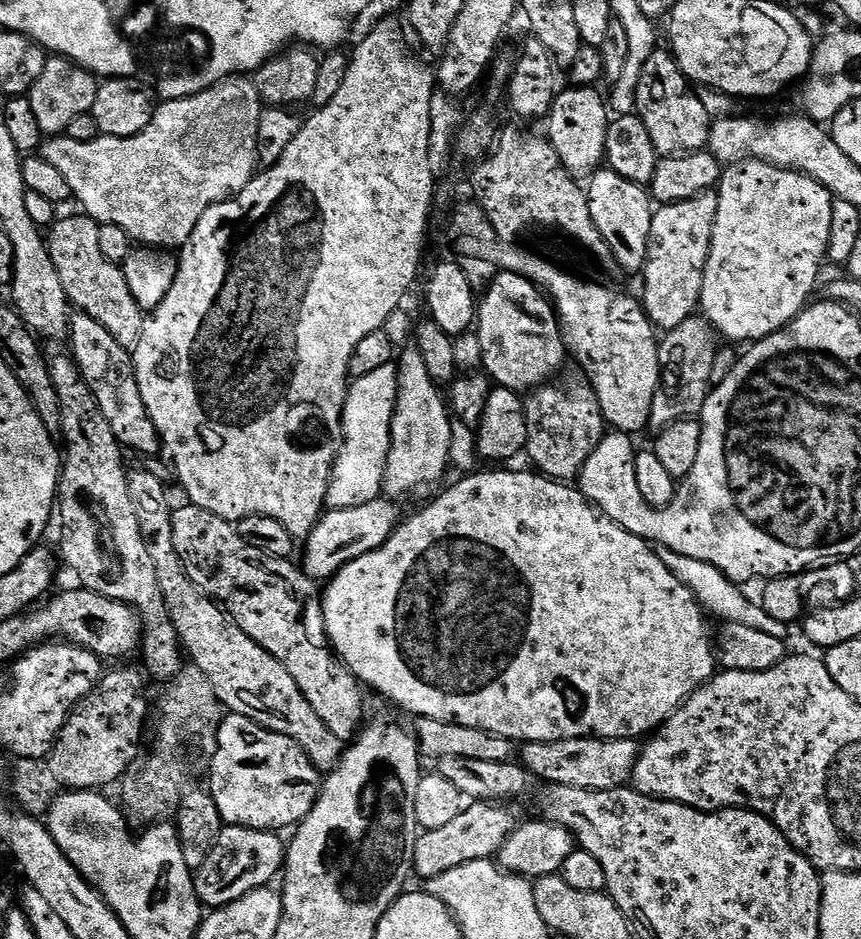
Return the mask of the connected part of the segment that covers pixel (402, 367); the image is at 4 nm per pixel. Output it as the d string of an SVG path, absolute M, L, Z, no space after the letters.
M408 346L399 353L396 366L396 405L392 411L390 426L390 450L384 471L383 495L388 498L401 498L424 488L427 484L436 484L444 476L448 468L448 455L452 452L452 428L454 420L446 403L445 393L441 385L426 371L422 354L414 346Z

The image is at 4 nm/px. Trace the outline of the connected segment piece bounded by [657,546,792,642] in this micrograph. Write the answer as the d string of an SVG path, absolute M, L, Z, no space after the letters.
M658 546L657 552L660 561L667 566L683 585L686 585L695 594L704 610L711 615L713 613L722 618L721 620L731 624L749 626L753 627L754 630L765 631L766 634L773 635L774 638L785 642L790 640L789 636L792 628L789 623L776 620L776 618L770 616L757 601L752 602L743 593L744 590L739 585L726 578L716 567L710 566L706 562L700 562L696 558L687 558L687 556L678 554L668 547Z

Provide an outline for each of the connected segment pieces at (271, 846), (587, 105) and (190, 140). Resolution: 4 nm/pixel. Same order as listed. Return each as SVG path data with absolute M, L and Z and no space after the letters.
M236 825L223 827L214 850L207 855L206 862L194 872L195 892L201 905L212 910L223 908L250 894L250 890L269 887L273 883L272 879L281 875L286 859L286 844L280 838L275 832Z
M595 87L566 88L557 91L552 109L548 111L546 139L554 146L558 158L562 158L562 166L566 166L569 174L577 178L588 178L605 163L604 151L606 130L610 123L610 109L605 97L599 96Z
M237 74L209 85L209 88L201 92L199 89L181 100L163 101L152 115L150 126L137 136L114 138L99 135L94 140L78 142L61 134L45 139L42 145L44 160L55 166L62 178L66 178L69 193L74 200L76 196L77 202L84 207L81 209L97 224L122 226L122 230L126 230L126 234L130 234L140 246L179 250L190 234L194 234L198 218L202 218L210 206L241 192L258 172L258 122L265 105L256 89L255 79Z

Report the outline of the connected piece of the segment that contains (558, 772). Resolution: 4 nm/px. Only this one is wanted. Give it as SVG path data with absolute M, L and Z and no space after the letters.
M583 736L569 740L524 744L519 749L518 760L537 781L545 780L545 785L557 784L567 788L601 792L622 788L629 783L637 755L638 744L635 740L600 740L596 736Z

